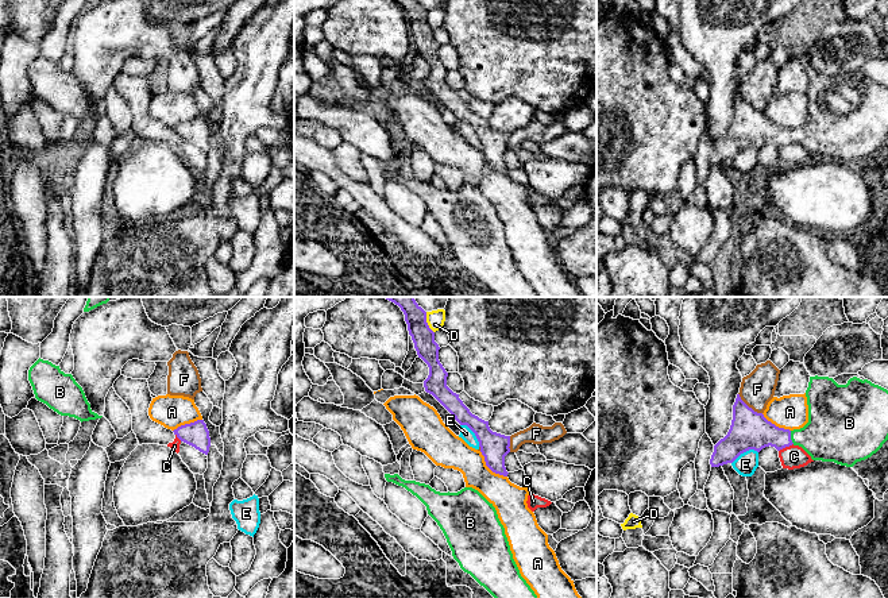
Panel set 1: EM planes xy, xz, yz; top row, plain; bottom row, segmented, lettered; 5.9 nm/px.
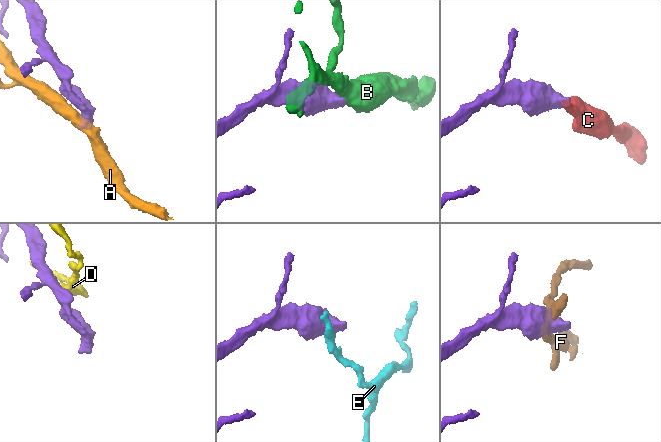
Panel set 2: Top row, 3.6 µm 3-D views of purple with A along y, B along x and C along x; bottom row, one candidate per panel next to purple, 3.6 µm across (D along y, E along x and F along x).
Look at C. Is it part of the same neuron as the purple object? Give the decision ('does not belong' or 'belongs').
does not belong

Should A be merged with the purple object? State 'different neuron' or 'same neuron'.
different neuron

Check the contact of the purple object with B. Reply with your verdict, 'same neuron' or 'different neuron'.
same neuron

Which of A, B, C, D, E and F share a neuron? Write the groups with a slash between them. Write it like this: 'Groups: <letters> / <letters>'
Groups: A / B / C / D / E F

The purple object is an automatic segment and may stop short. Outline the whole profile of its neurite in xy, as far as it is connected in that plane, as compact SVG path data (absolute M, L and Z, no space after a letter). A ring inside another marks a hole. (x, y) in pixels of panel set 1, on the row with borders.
M197 420L194 423L181 425L173 432L181 441L208 455L211 447L211 437L204 420Z

